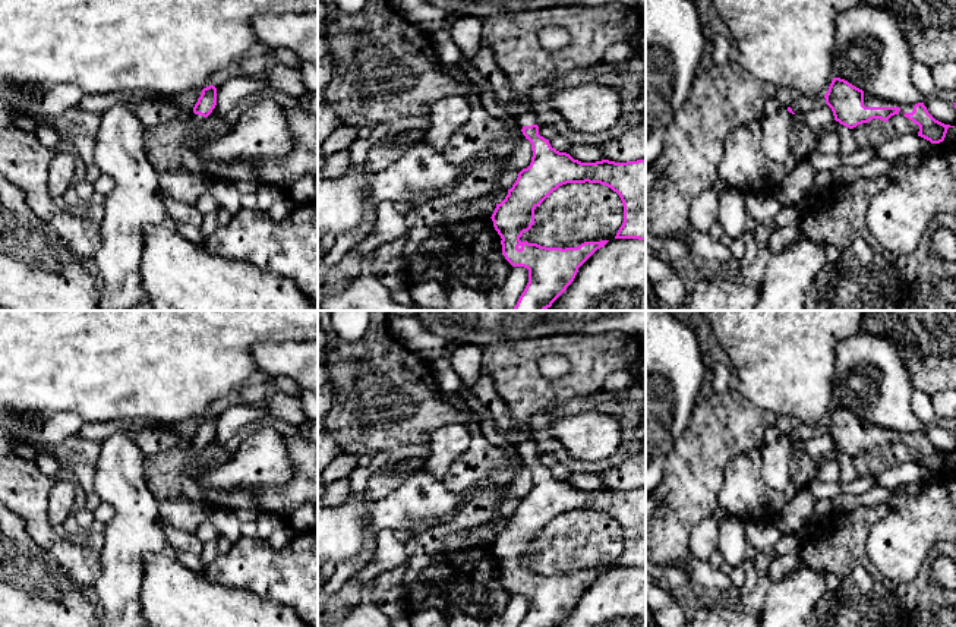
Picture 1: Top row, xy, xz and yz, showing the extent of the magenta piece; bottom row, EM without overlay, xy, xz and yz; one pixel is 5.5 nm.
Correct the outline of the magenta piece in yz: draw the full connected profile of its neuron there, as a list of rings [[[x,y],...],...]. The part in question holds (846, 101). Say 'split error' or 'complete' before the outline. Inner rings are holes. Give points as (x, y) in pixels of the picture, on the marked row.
split error; [[[833,78],[824,95],[826,104],[832,108],[834,120],[854,129],[873,119],[887,122],[895,114],[903,114],[919,126],[918,136],[940,144],[944,141],[947,129],[955,127],[936,120],[924,105],[899,105],[854,86],[845,79]]]

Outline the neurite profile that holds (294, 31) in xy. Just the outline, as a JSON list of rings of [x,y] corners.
[[[318,12],[256,15],[252,28],[262,51],[288,48],[302,62],[318,64]]]

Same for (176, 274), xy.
[[[164,226],[143,229],[141,275],[152,311],[318,311],[293,281],[215,256]]]

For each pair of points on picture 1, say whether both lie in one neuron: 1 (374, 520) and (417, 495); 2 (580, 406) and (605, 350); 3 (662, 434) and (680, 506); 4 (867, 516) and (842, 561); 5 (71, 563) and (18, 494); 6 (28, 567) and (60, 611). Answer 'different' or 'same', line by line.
1: same
2: different
3: different
4: same
5: same
6: same

